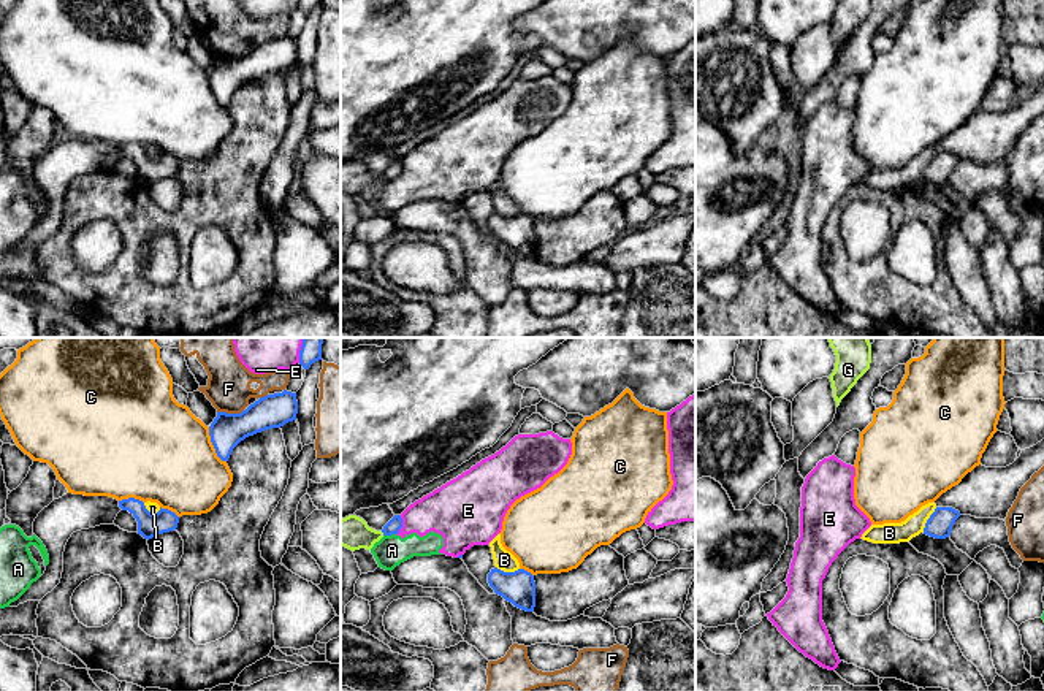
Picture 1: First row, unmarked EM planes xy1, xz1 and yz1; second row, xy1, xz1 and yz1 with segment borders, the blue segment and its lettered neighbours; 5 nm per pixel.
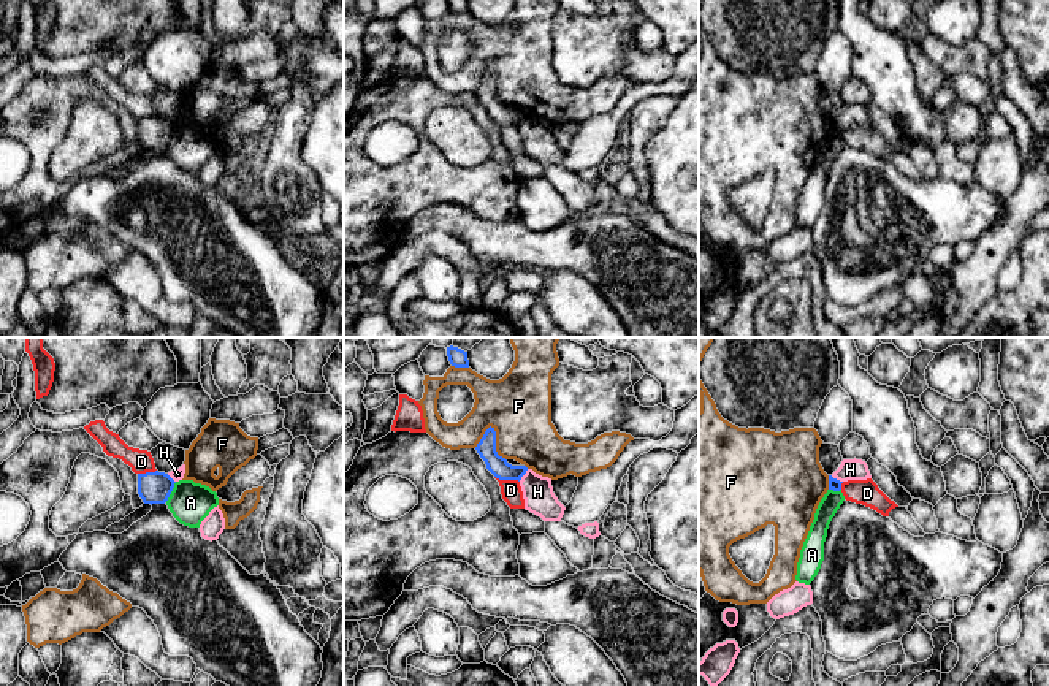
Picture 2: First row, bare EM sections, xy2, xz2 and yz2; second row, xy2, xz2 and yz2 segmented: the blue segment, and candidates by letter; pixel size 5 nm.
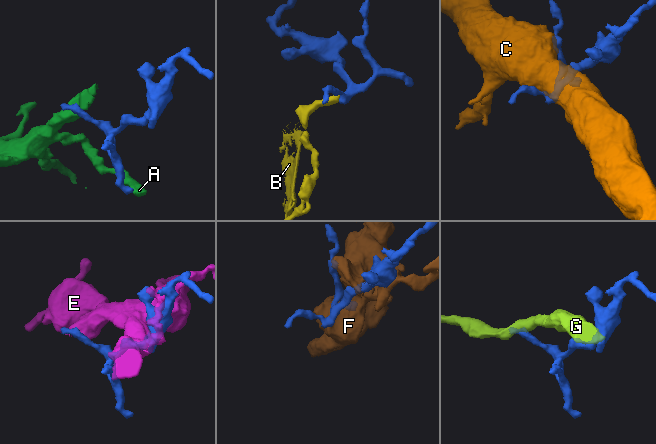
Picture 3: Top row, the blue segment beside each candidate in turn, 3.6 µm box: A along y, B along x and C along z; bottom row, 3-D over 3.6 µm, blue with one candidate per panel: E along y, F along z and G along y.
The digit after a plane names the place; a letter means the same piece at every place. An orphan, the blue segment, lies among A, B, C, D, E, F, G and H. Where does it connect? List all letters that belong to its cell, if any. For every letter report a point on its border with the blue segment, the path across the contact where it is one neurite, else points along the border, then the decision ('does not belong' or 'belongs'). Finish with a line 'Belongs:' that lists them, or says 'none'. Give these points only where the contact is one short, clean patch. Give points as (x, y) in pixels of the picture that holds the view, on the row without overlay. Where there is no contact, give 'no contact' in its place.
A: contact xy2 (171, 135); does not belong
B: contact yz1 (927, 165); border yz1 (937, 152), (922, 176); does not belong
C: contact xy1 (213, 89); does not belong
D: contact xz2 (507, 124); border xz2 (495, 121), (518, 127); does not belong
E: contact xz1 (401, 170); does not belong
F: contact xz2 (495, 89); does not belong
G: contact xz1 (382, 176); border xz1 (381, 176), (384, 179); does not belong
H: contact xz2 (523, 119); border xz2 (528, 114), (518, 125); does not belong
Belongs: none

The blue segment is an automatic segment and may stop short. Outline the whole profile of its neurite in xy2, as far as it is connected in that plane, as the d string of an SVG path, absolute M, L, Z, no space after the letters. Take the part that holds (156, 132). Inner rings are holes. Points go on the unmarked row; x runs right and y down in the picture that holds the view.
M165 117L138 119L138 139L152 155L122 179L93 176L76 181L60 200L67 217L97 223L132 252L143 253L157 271L170 301L189 301L196 314L238 337L314 337L323 315L320 290L304 276L280 234L265 220L250 220L217 185L201 182L200 173L181 170L166 146L174 125Z

